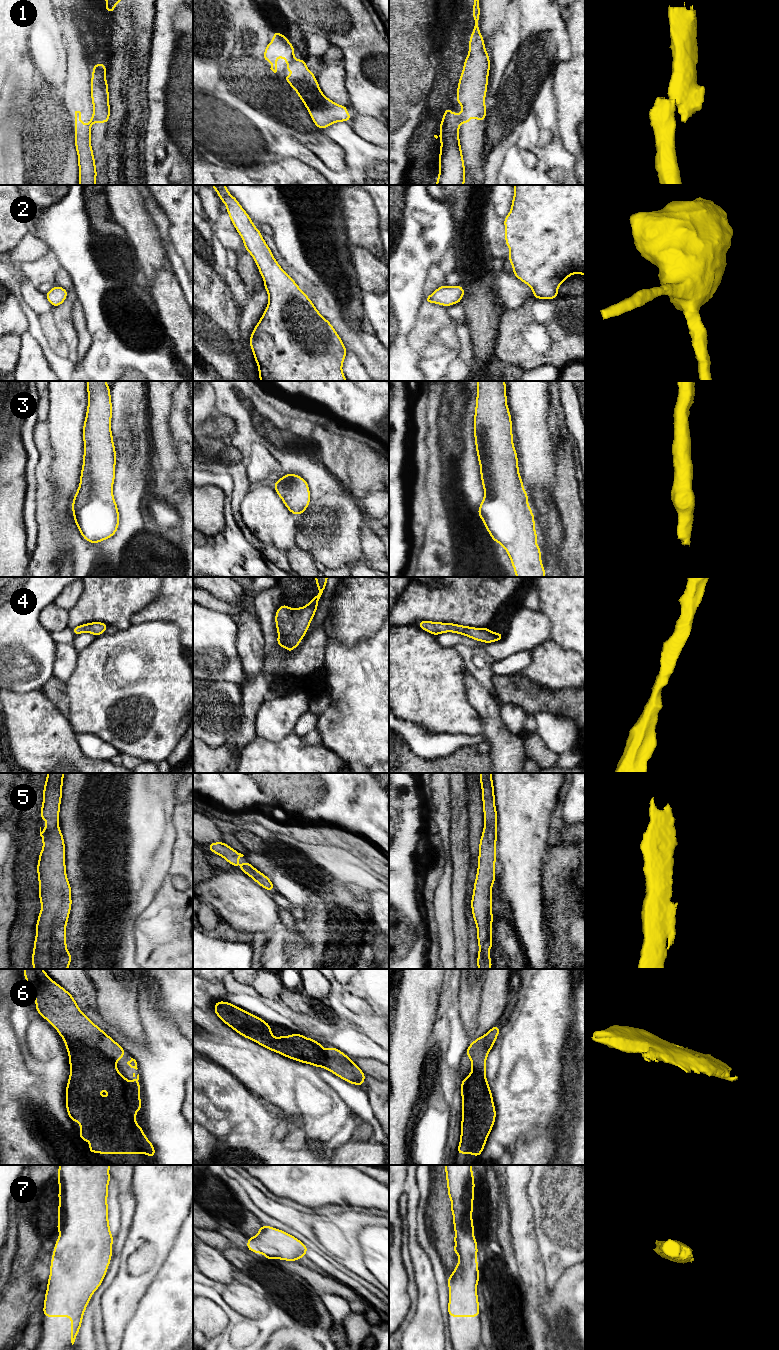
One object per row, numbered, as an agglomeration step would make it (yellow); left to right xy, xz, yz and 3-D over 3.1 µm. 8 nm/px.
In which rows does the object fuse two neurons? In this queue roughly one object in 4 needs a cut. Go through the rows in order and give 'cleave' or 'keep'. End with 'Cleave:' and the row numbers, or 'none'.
1: cleave
2: keep
3: keep
4: keep
5: keep
6: keep
7: keep
Cleave: 1

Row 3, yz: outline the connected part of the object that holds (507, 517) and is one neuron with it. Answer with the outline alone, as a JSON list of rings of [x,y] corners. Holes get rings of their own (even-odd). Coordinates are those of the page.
[[[477,381],[473,422],[484,489],[484,498],[477,514],[482,519],[492,541],[498,542],[505,548],[516,577],[546,577],[541,560],[541,548],[537,546],[535,516],[528,505],[528,493],[524,491],[518,470],[519,462],[513,444],[512,419],[507,405],[505,381]]]

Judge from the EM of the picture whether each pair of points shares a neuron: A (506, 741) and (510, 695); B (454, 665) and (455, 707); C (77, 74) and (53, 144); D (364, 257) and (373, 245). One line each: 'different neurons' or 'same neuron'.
A: different neurons
B: same neuron
C: different neurons
D: different neurons

